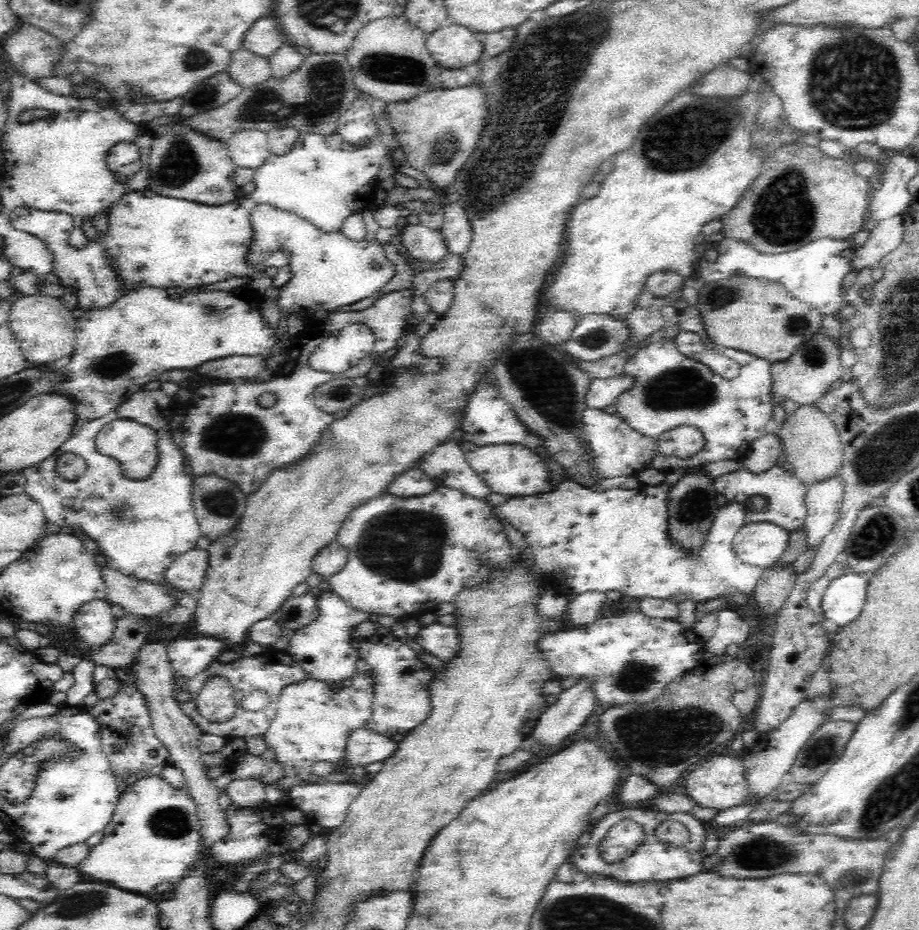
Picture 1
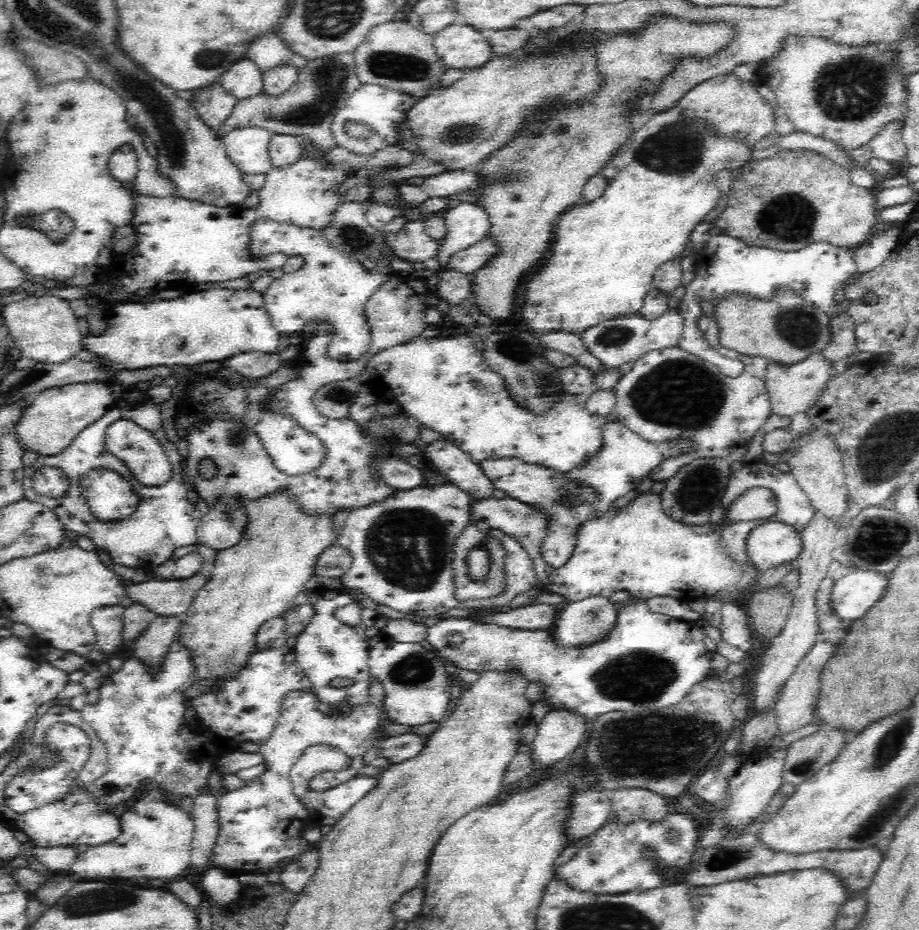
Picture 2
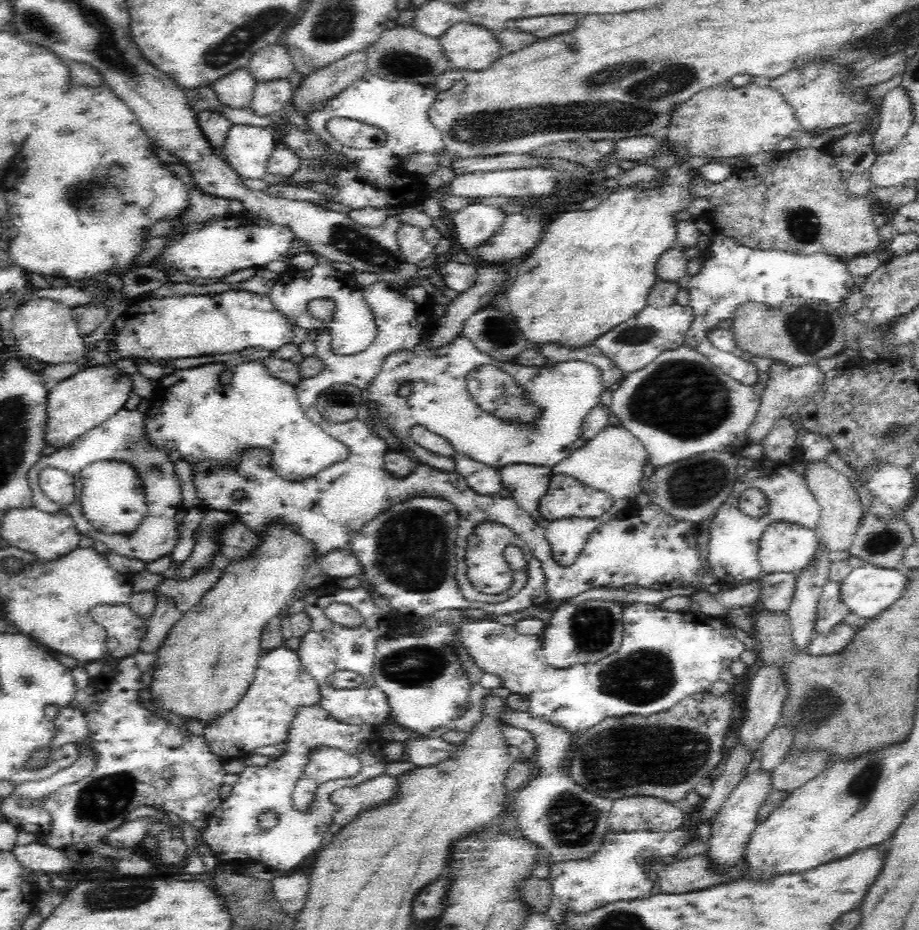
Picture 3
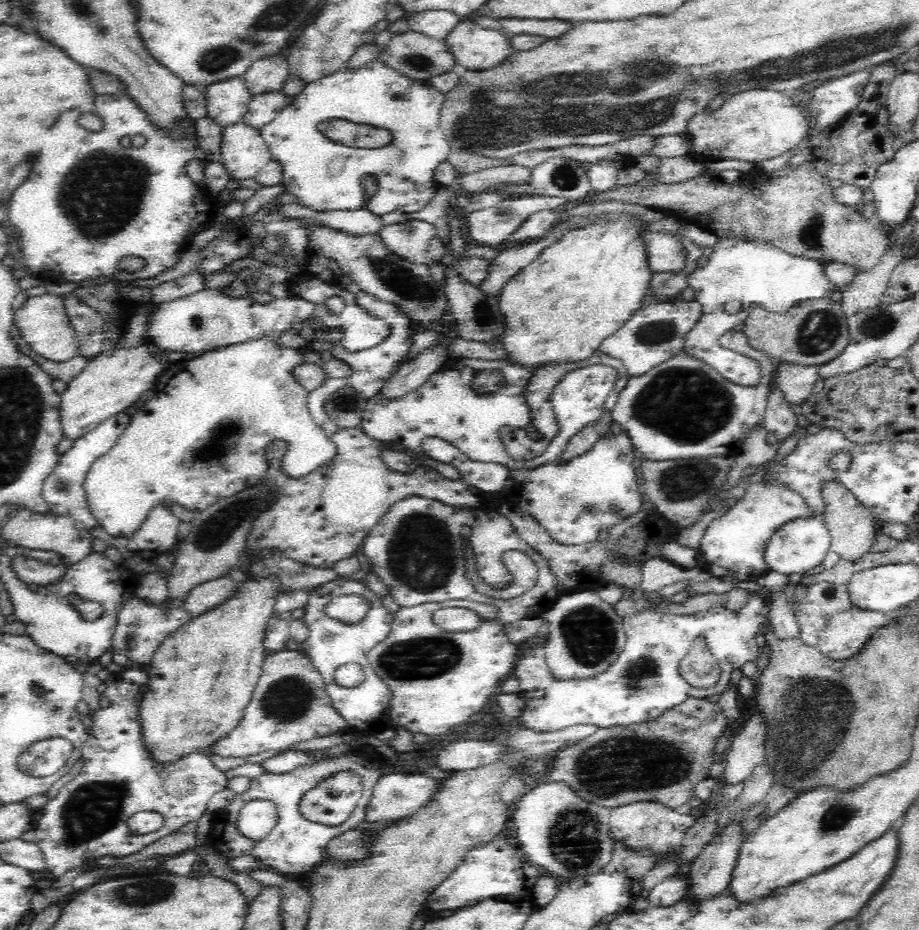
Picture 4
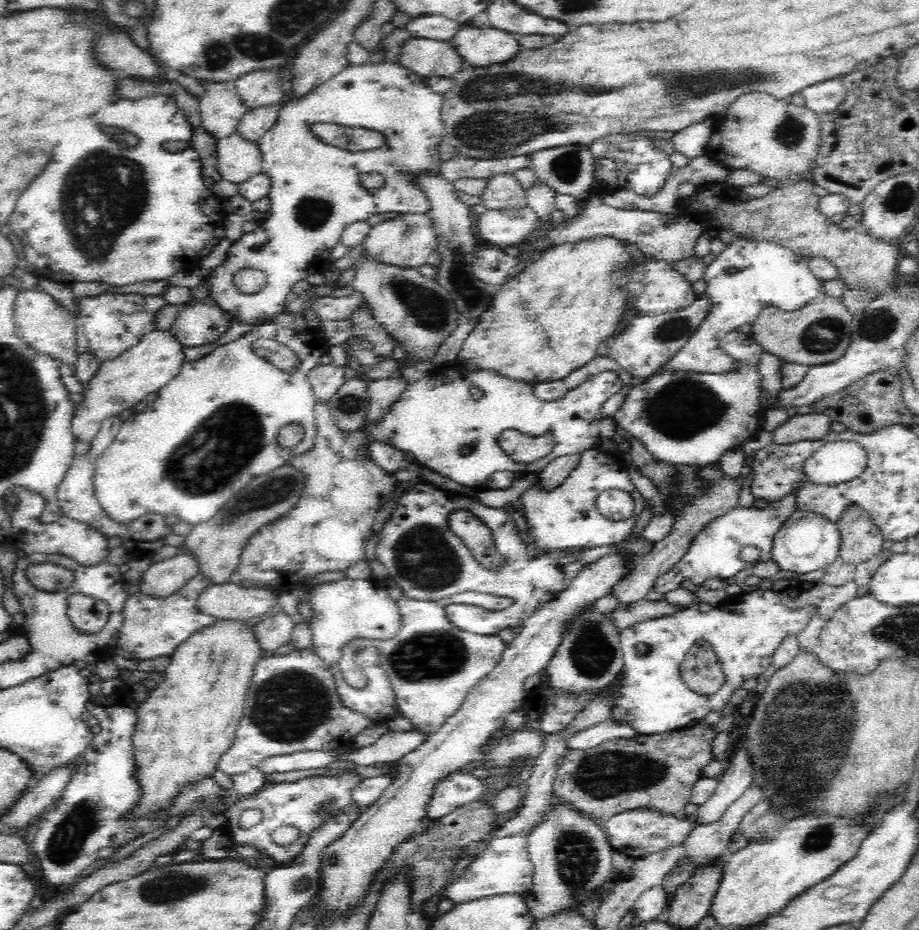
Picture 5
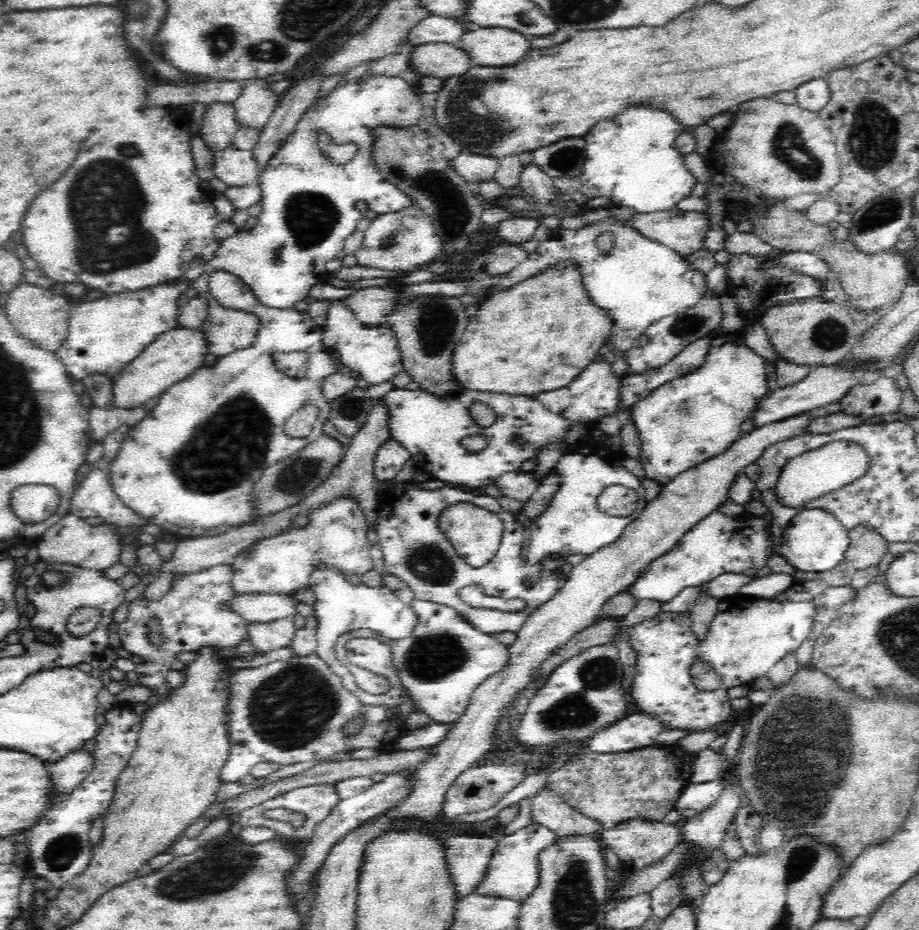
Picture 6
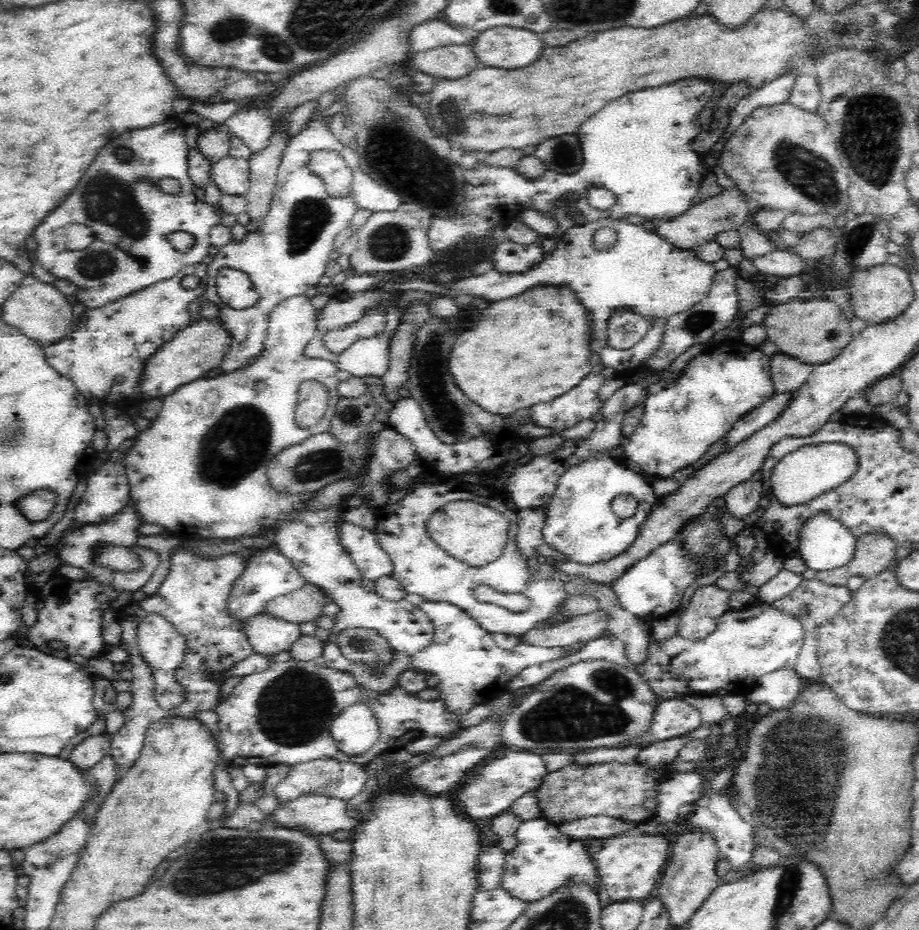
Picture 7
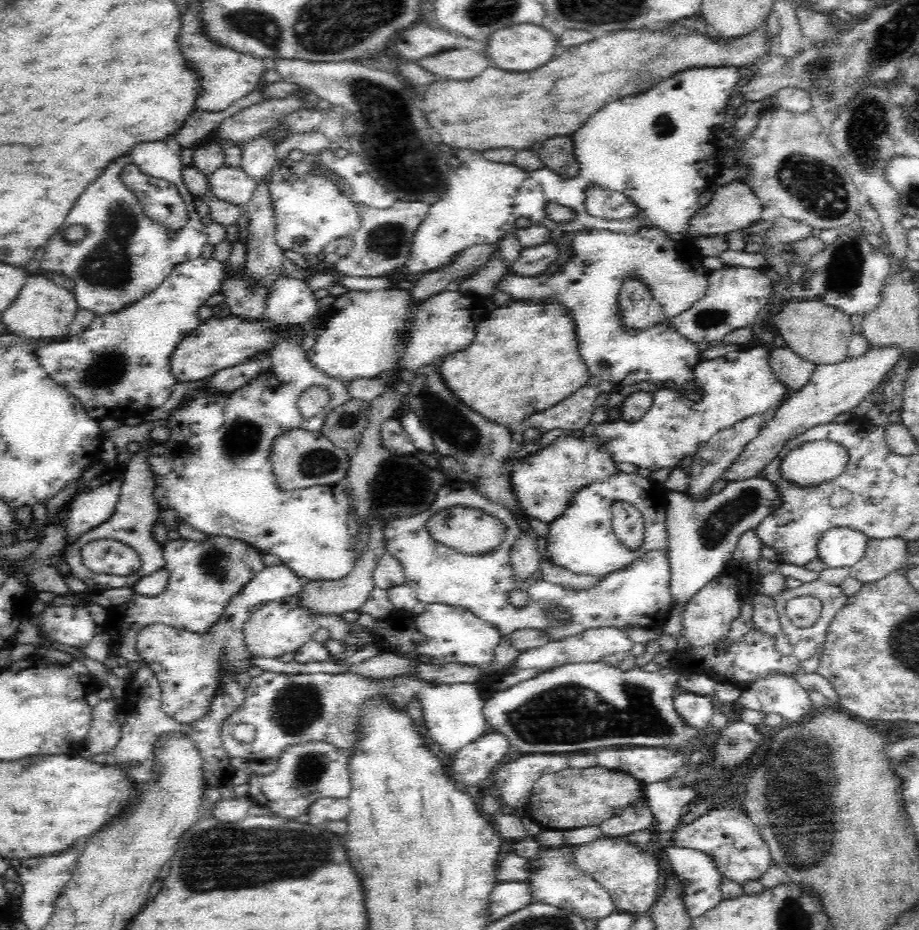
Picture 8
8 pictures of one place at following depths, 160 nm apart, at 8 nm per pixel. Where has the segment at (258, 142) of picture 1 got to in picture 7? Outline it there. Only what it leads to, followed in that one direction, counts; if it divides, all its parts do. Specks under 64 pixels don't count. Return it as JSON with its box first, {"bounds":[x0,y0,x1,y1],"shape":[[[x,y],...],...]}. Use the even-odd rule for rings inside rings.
{"bounds":[211,154,250,195],"shape":[[[230,154],[223,156],[212,165],[211,180],[223,194],[246,195],[250,186],[249,159]]]}

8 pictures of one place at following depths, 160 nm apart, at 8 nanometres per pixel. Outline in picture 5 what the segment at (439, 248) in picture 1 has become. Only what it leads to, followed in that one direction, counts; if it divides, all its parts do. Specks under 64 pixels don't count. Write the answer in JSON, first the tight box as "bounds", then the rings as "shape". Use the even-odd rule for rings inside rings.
{"bounds":[362,213,438,268],"shape":[[[412,213],[399,214],[394,219],[388,219],[372,226],[362,244],[372,257],[380,261],[416,268],[426,264],[428,256],[437,250],[438,245],[438,234],[436,234],[429,214]]]}

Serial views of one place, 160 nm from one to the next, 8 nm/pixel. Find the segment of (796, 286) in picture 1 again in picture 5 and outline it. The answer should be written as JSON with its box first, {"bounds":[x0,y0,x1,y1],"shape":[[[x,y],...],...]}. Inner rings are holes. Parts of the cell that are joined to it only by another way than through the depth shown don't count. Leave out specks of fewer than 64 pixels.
{"bounds":[662,238,824,374],"shape":[[[740,238],[728,243],[724,247],[724,250],[718,257],[705,268],[701,279],[706,282],[706,291],[703,296],[711,302],[710,312],[700,323],[697,330],[693,332],[691,338],[688,338],[688,342],[686,342],[684,348],[680,349],[678,354],[662,369],[678,369],[716,374],[738,372],[740,370],[740,361],[734,357],[730,357],[721,348],[721,341],[727,332],[736,330],[736,328],[740,328],[740,326],[756,320],[761,308],[774,306],[780,310],[793,311],[802,308],[805,304],[808,304],[824,292],[823,280],[812,273],[808,264],[808,258],[776,243]]]}

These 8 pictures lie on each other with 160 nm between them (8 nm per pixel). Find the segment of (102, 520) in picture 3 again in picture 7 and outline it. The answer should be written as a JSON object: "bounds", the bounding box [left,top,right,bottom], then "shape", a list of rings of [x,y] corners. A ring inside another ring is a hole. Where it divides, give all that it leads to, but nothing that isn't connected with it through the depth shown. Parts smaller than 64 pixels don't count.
{"bounds":[123,268,433,756],"shape":[[[234,268],[219,269],[216,277],[216,292],[230,309],[254,306],[259,301],[259,294],[248,274]],[[305,294],[278,304],[271,312],[262,350],[235,371],[223,372],[213,378],[200,377],[180,385],[172,394],[163,396],[160,412],[151,420],[148,428],[137,431],[134,445],[126,451],[123,463],[129,486],[129,500],[142,524],[158,524],[176,536],[184,535],[185,539],[236,538],[257,535],[262,529],[268,529],[269,544],[276,545],[283,554],[287,554],[307,583],[320,589],[325,598],[338,604],[340,610],[334,614],[334,626],[328,636],[330,641],[323,643],[322,656],[314,661],[317,665],[352,674],[356,689],[360,689],[363,694],[359,701],[339,712],[331,722],[331,735],[337,742],[339,751],[356,756],[364,754],[380,740],[380,725],[372,709],[372,700],[382,694],[390,694],[396,686],[401,685],[403,672],[408,670],[409,656],[433,640],[433,624],[419,607],[415,607],[405,598],[392,600],[362,588],[363,578],[360,572],[354,567],[346,551],[338,545],[337,526],[343,519],[340,511],[344,507],[330,506],[326,510],[309,512],[303,508],[303,502],[307,501],[313,492],[282,496],[269,486],[267,468],[274,456],[302,444],[315,434],[328,431],[340,398],[337,393],[340,380],[336,377],[338,365],[329,359],[310,359],[306,353],[308,344],[316,336],[316,313],[317,309]],[[304,381],[319,382],[327,388],[329,394],[327,411],[320,425],[312,428],[300,428],[295,421],[299,390]],[[210,390],[216,392],[216,402],[212,402],[212,412],[204,416],[200,406],[206,404],[206,396],[212,396]],[[347,628],[371,628],[378,631],[383,636],[388,651],[388,660],[385,660],[388,661],[388,666],[369,672],[365,666],[348,662],[336,644],[337,636]]]}

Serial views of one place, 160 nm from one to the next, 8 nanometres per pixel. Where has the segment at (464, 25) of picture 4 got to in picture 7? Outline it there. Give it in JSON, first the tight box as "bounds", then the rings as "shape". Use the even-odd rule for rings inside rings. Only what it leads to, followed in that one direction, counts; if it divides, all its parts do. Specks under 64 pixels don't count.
{"bounds":[471,27,542,68],"shape":[[[492,27],[480,31],[471,47],[480,66],[522,68],[540,56],[542,42],[528,30]]]}

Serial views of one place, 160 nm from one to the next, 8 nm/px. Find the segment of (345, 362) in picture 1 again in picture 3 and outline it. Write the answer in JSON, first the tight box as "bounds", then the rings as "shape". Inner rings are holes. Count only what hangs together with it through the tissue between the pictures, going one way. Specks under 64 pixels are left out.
{"bounds":[269,236,377,357],"shape":[[[294,236],[289,242],[288,250],[290,254],[293,252],[296,255],[313,254],[316,257],[316,262],[310,270],[302,270],[302,272],[298,270],[300,277],[288,279],[288,277],[283,276],[283,280],[277,280],[269,293],[274,308],[284,317],[287,325],[292,328],[308,328],[308,330],[328,330],[332,338],[333,353],[343,357],[350,357],[366,351],[376,339],[377,326],[369,304],[364,299],[363,287],[358,284],[358,280],[354,277],[354,270],[339,266],[336,262],[314,252],[312,245],[300,237]],[[318,298],[326,298],[326,300],[334,302],[334,314],[326,322],[308,312],[308,304],[312,300],[318,300]]]}

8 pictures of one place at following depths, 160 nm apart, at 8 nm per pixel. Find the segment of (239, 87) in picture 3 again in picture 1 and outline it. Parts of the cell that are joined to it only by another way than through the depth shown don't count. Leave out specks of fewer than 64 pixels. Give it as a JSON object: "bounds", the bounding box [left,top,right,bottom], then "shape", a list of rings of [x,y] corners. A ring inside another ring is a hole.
{"bounds":[228,46,273,88],"shape":[[[244,46],[232,53],[228,72],[232,79],[244,88],[264,83],[273,77],[269,58],[260,56]]]}

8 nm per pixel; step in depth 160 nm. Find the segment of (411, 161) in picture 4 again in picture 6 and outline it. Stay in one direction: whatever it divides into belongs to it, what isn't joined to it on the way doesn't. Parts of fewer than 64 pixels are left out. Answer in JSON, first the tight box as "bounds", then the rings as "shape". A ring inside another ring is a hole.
{"bounds":[192,76,428,356],"shape":[[[372,76],[356,78],[356,80],[348,80],[348,82],[339,83],[339,85],[334,88],[330,94],[326,94],[324,98],[320,98],[320,100],[318,100],[299,118],[300,120],[298,121],[298,124],[296,124],[296,128],[293,128],[293,133],[286,138],[284,144],[279,146],[279,149],[276,149],[273,152],[273,155],[267,160],[267,165],[259,172],[258,183],[262,188],[263,196],[260,202],[262,205],[262,211],[258,216],[256,225],[250,230],[239,230],[236,234],[222,240],[219,249],[215,252],[214,258],[206,262],[205,267],[203,268],[203,273],[192,282],[193,287],[196,288],[197,294],[203,296],[209,304],[207,310],[208,314],[205,316],[204,322],[200,326],[202,333],[204,333],[204,339],[206,339],[205,342],[207,342],[208,353],[214,354],[214,356],[222,356],[224,353],[232,352],[234,349],[247,347],[249,344],[252,344],[252,341],[254,341],[259,328],[259,319],[255,316],[254,312],[250,312],[248,309],[225,307],[211,295],[208,284],[212,272],[223,270],[224,272],[229,272],[230,274],[237,276],[243,284],[249,288],[249,292],[254,296],[255,302],[261,304],[261,306],[273,309],[292,308],[296,302],[300,302],[300,300],[304,300],[308,297],[309,290],[312,286],[326,282],[325,279],[328,276],[328,272],[326,271],[326,262],[341,257],[345,239],[347,239],[356,230],[358,222],[364,218],[364,212],[370,210],[370,212],[383,215],[392,212],[399,212],[400,210],[416,206],[414,205],[413,199],[408,196],[408,194],[405,194],[402,189],[388,181],[388,179],[378,171],[378,165],[374,163],[372,148],[374,148],[374,144],[376,143],[377,129],[379,127],[387,127],[390,129],[412,129],[417,126],[418,122],[420,122],[420,118],[422,118],[422,112],[424,112],[424,108],[426,108],[426,104],[428,104],[428,102],[426,102],[426,94],[423,91],[420,91],[421,90],[418,86],[409,84],[404,80],[404,78],[400,78],[400,76]],[[322,133],[330,134],[336,144],[348,144],[348,142],[358,144],[358,152],[356,152],[356,156],[353,156],[350,160],[344,161],[343,163],[334,163],[332,157],[330,157],[330,153],[324,153],[321,152],[321,150],[318,150],[317,140],[318,136]]]}

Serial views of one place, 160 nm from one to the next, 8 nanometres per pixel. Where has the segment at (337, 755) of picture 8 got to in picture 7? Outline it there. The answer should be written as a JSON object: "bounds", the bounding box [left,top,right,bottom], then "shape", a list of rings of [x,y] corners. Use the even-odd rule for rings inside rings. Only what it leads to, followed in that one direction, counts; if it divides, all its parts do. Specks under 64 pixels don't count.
{"bounds":[274,759,368,804],"shape":[[[335,759],[312,760],[312,763],[300,763],[289,770],[288,776],[274,788],[278,804],[292,800],[304,793],[320,793],[342,800],[356,798],[368,782],[366,767],[358,763],[337,762]]]}

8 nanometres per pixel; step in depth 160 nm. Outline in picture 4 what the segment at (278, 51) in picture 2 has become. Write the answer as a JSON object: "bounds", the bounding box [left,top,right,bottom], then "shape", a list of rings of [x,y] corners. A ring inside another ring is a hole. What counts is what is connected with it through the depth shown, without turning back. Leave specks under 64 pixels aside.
{"bounds":[243,54,292,96],"shape":[[[273,54],[252,62],[243,78],[253,96],[278,92],[284,87],[288,76],[292,74],[286,54]]]}

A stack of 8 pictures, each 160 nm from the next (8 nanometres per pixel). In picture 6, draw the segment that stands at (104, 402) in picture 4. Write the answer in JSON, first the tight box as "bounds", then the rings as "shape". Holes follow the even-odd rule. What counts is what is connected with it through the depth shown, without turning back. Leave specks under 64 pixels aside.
{"bounds":[111,328,208,408],"shape":[[[174,328],[156,336],[156,340],[147,344],[138,356],[125,364],[111,376],[111,406],[114,408],[134,408],[142,406],[150,398],[159,397],[169,386],[180,382],[198,367],[208,354],[202,330]]]}

